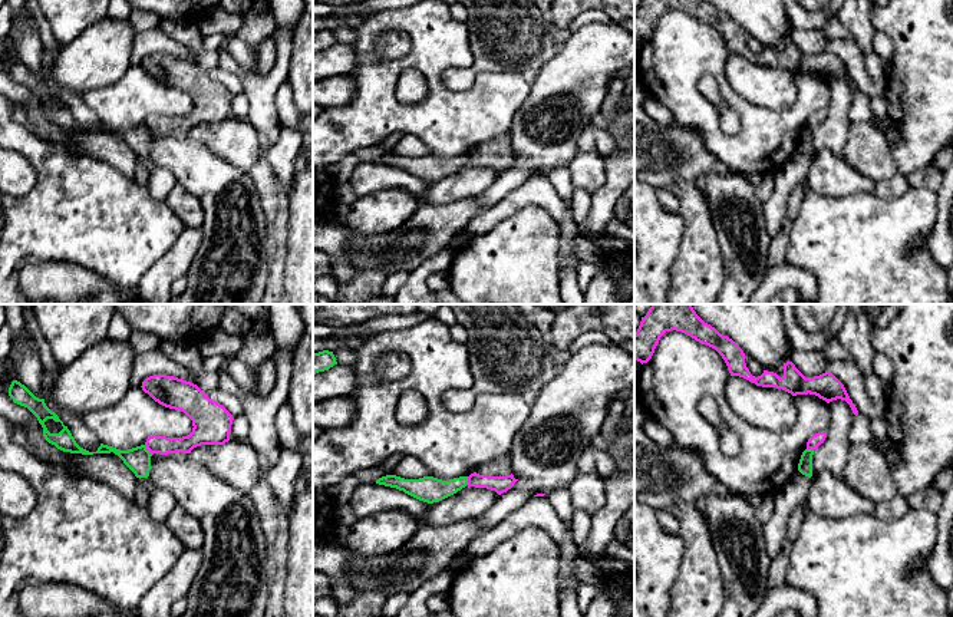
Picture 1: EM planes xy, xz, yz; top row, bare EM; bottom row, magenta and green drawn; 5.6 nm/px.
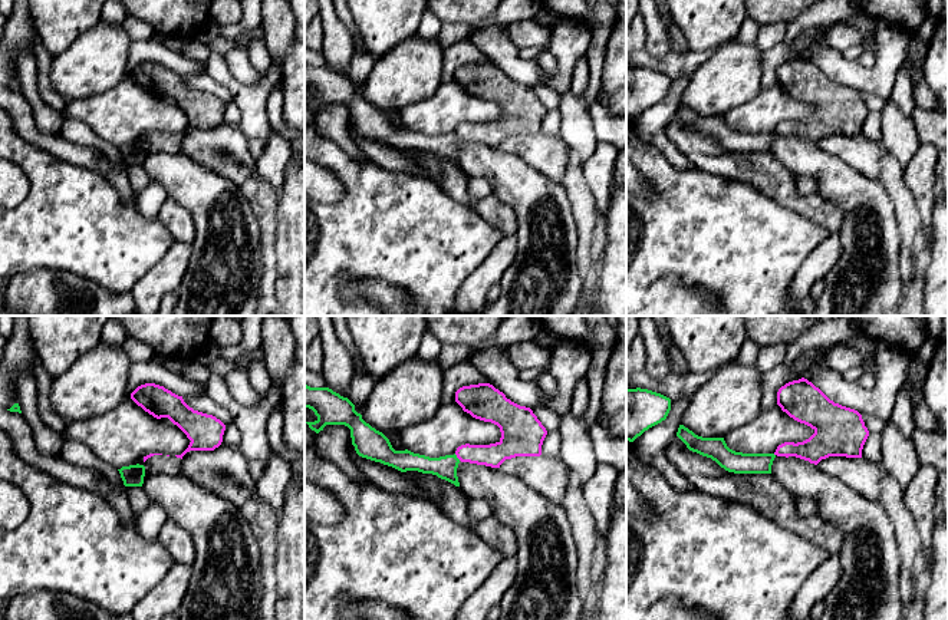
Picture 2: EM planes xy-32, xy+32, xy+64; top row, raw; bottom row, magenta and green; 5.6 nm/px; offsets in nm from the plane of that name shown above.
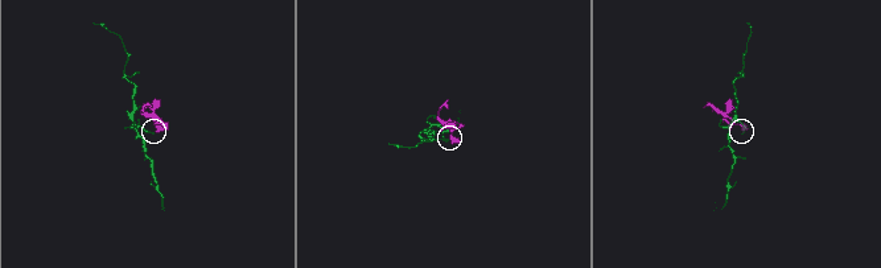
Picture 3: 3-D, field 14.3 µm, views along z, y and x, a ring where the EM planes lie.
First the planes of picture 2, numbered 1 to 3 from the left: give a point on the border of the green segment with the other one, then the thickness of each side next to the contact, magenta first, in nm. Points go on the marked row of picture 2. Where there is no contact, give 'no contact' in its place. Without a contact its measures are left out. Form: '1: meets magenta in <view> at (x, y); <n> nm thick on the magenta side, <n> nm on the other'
1: no contact
2: meets magenta in xy+32 at (457, 457); 130 nm thick on the magenta side, 130 nm on the other
3: no contact

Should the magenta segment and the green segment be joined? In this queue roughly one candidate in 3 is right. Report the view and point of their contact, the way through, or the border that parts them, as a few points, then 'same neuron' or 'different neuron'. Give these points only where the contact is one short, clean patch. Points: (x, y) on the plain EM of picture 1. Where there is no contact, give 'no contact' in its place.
contact xy (148, 128); border xy (144, 124), (152, 132); different neuron

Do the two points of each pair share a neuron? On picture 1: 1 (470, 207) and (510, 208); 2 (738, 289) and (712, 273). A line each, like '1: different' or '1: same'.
1: different
2: different

